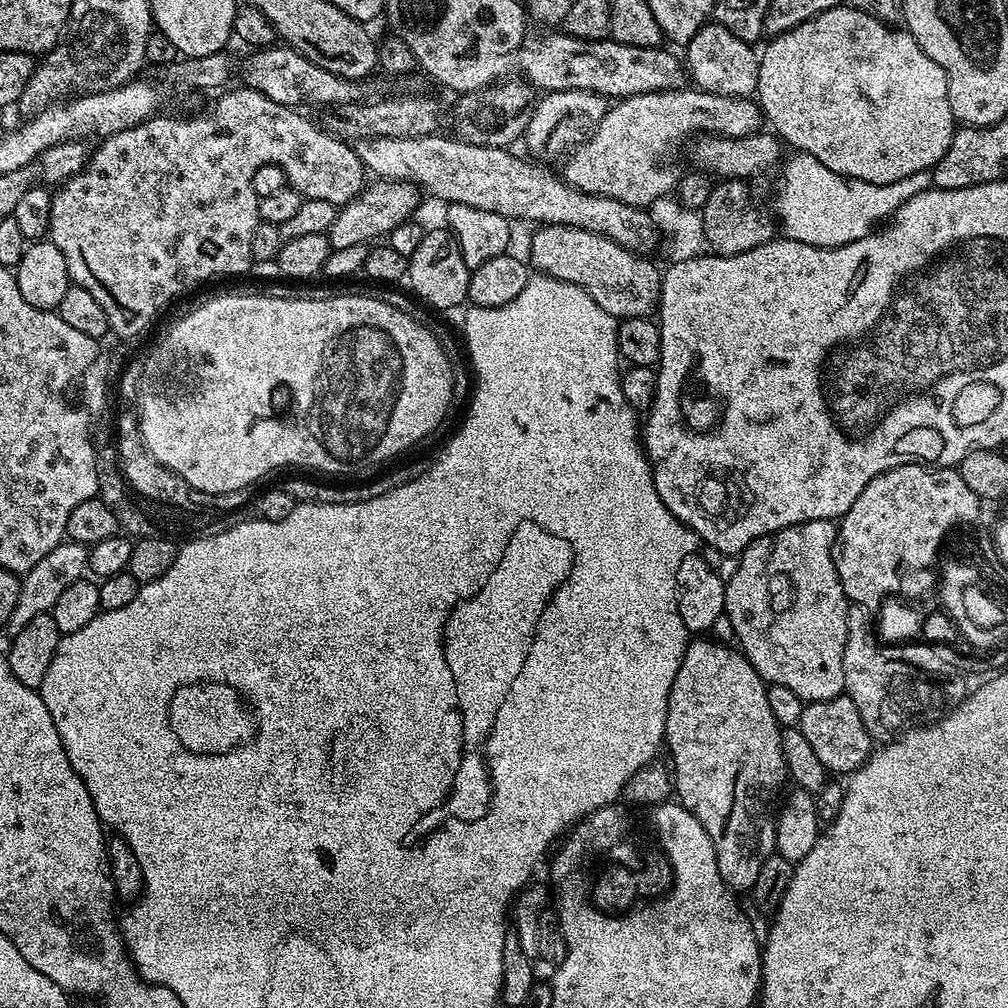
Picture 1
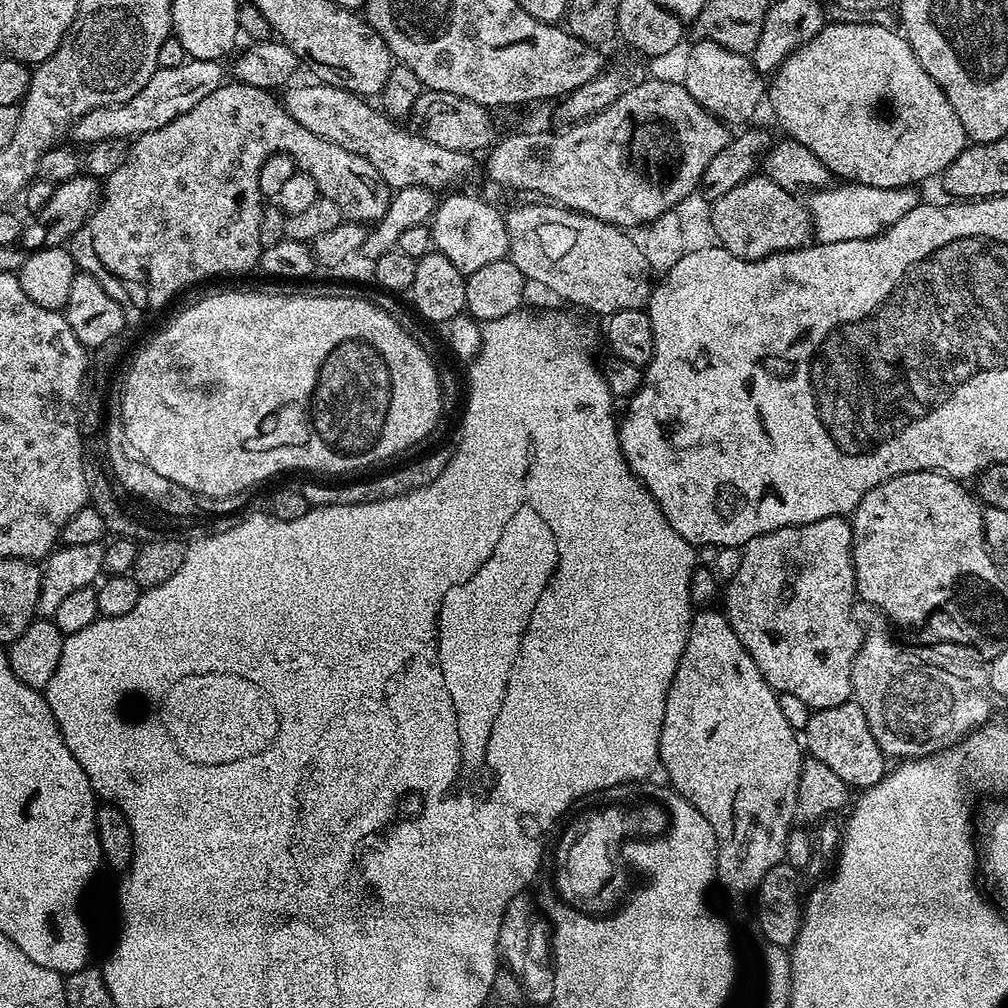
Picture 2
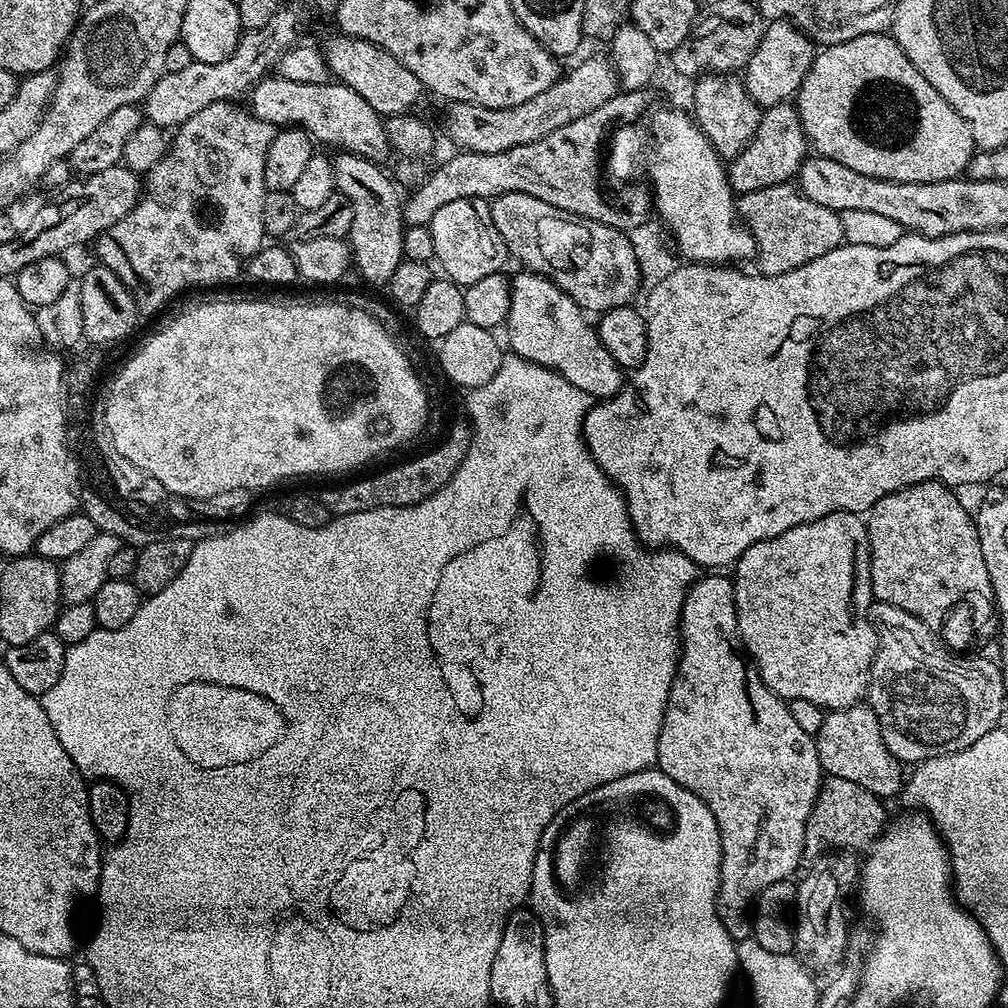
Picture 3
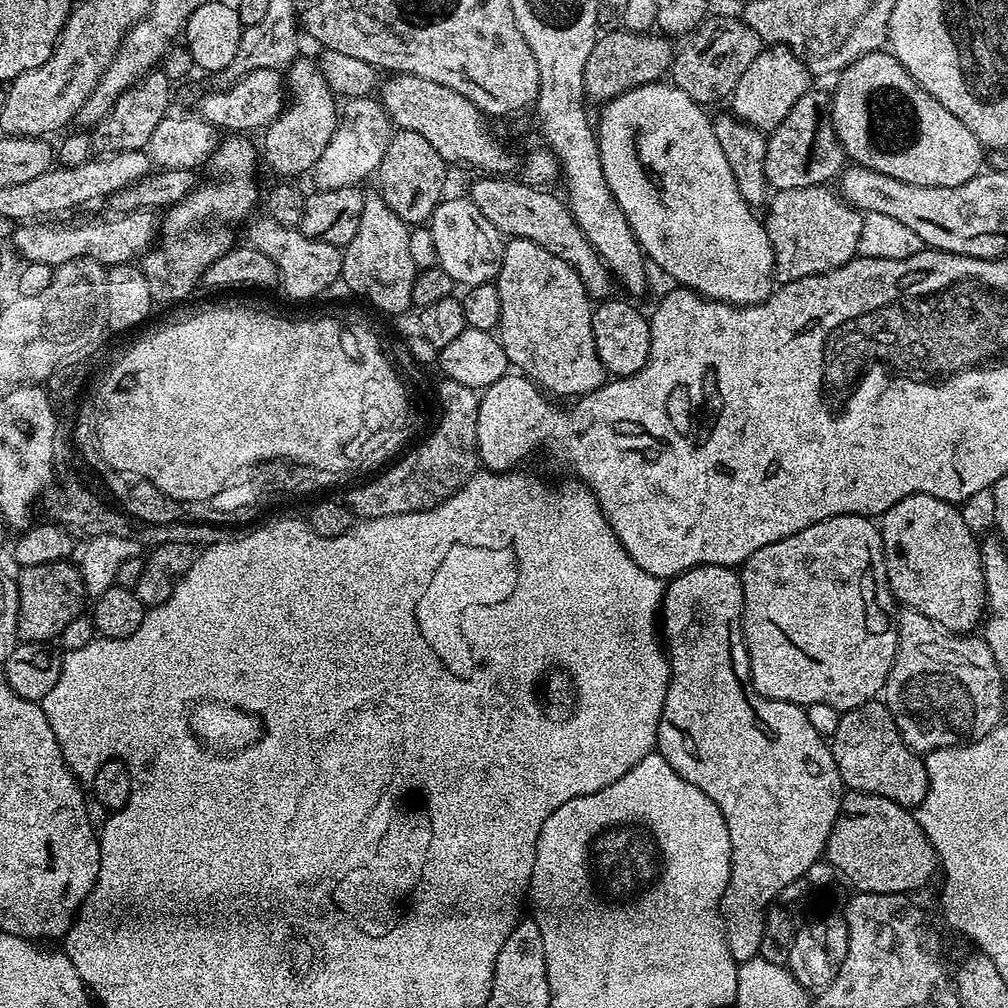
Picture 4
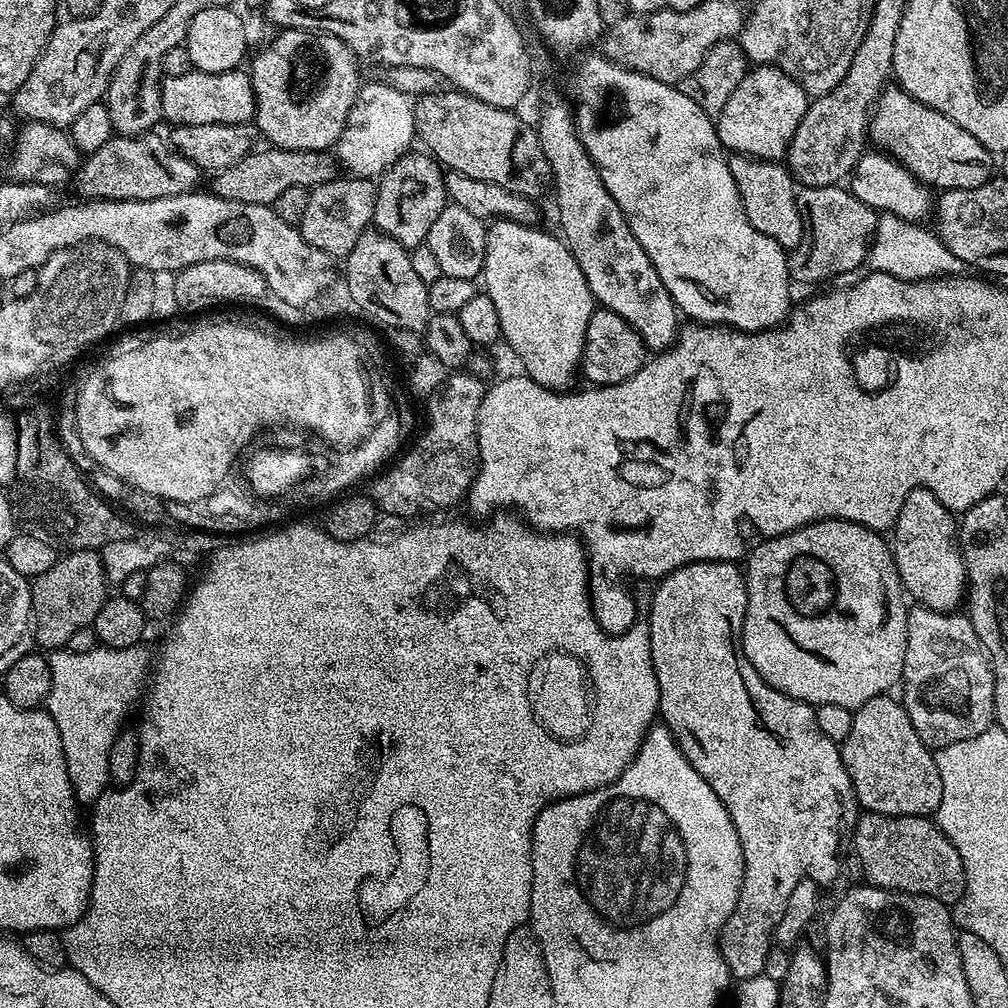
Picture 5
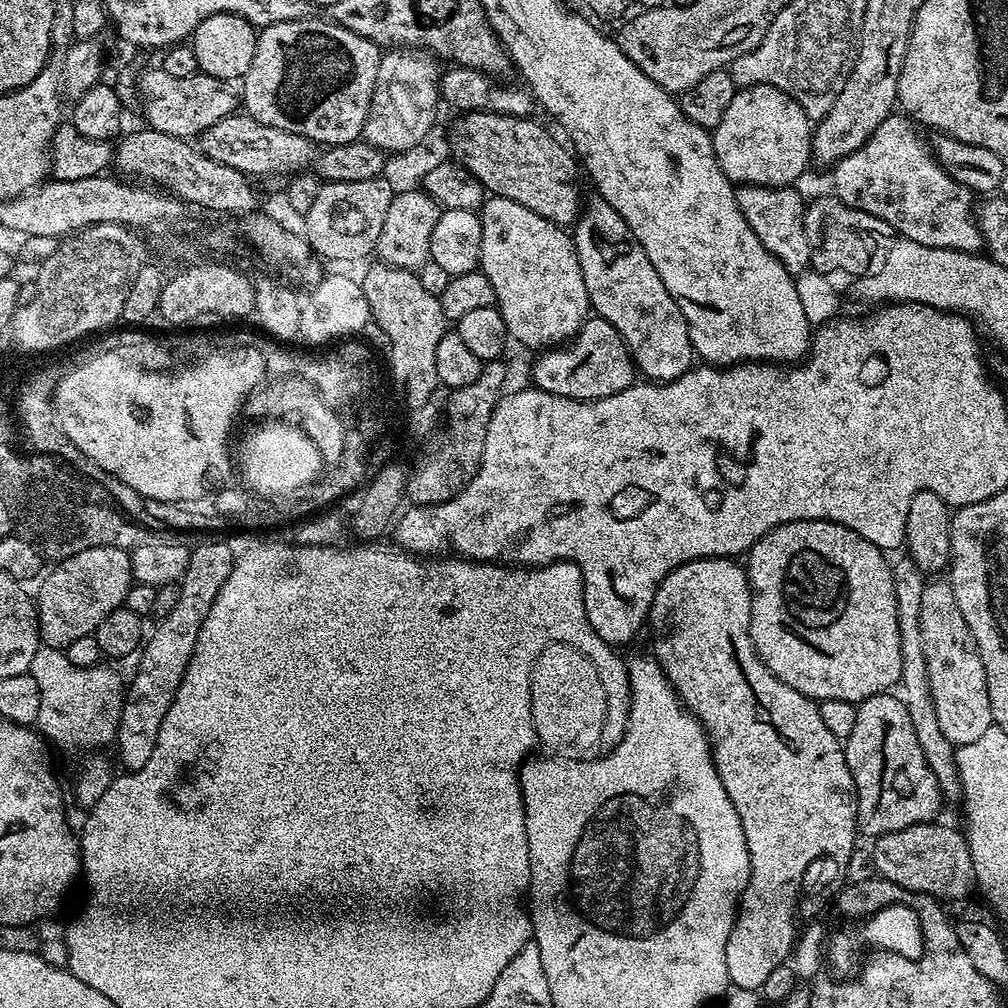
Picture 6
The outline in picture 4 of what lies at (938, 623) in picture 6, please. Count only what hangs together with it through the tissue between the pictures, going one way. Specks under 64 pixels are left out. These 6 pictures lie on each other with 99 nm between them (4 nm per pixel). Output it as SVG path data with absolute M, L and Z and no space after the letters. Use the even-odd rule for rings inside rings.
M901 607L899 612L900 620L895 621L898 637L896 657L884 683L882 702L890 710L908 747L920 754L936 752L940 748L958 748L973 744L975 740L990 734L990 730L1000 727L1005 719L1006 682L1002 678L994 654L988 648L988 643L976 634L949 634L930 618L926 618L926 614L913 608ZM919 728L928 736L916 736Z

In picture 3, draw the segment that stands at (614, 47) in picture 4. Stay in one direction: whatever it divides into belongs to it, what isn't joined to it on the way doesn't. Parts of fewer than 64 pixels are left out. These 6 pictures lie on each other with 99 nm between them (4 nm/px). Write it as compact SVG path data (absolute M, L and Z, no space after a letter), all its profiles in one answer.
M607 55L592 56L581 62L577 68L563 73L559 80L550 86L550 90L542 90L542 94L534 94L526 102L518 102L518 106L491 108L470 102L452 102L444 112L444 128L448 136L457 145L457 149L478 154L498 154L502 150L510 150L514 146L526 146L530 142L538 142L538 138L546 138L546 134L554 134L554 130L562 130L574 118L582 118L582 114L590 114L590 110L598 110L602 102L606 102L618 91L616 68Z

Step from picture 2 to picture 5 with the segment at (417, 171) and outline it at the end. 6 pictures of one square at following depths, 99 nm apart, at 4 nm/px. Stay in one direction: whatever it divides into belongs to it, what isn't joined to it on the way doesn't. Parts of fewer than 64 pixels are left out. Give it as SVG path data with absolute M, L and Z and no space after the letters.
M193 70L186 74L177 76L164 76L160 86L160 97L162 98L162 116L165 121L169 120L169 125L179 126L181 124L248 124L256 115L256 91L252 85L251 75L244 70L233 70L230 72L202 72Z

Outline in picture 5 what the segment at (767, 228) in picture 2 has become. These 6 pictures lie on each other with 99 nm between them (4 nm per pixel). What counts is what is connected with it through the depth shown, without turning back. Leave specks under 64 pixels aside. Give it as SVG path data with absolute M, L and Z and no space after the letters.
M844 186L804 188L799 193L798 203L806 221L806 246L801 247L788 261L793 281L812 284L815 280L832 280L865 263L876 230L876 209L863 204Z

